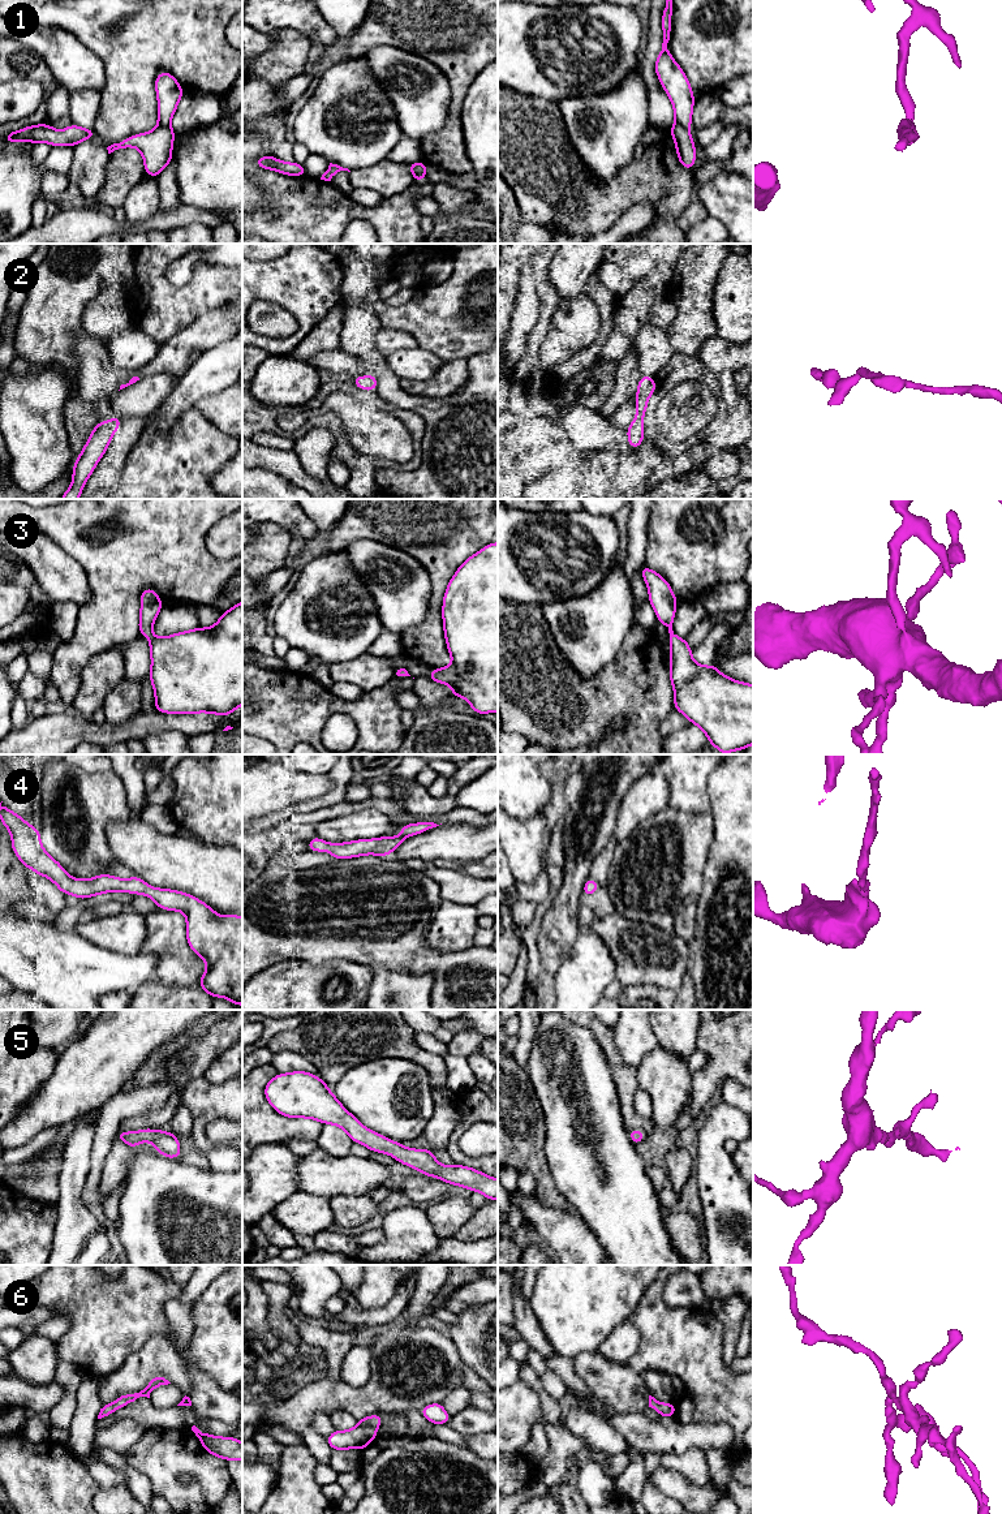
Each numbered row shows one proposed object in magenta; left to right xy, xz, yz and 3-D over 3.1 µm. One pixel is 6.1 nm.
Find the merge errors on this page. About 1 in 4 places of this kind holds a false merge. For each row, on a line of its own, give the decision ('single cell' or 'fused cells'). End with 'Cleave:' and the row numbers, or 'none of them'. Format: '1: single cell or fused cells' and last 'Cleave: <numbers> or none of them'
1: fused cells
2: single cell
3: single cell
4: single cell
5: single cell
6: single cell
Cleave: 1

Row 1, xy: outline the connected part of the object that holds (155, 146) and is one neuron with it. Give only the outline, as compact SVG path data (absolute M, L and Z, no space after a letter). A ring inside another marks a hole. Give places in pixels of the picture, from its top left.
M159 125L147 133L136 134L107 147L108 154L119 149L137 147L145 162L145 173L158 177L172 162L172 146L176 133L171 126Z

